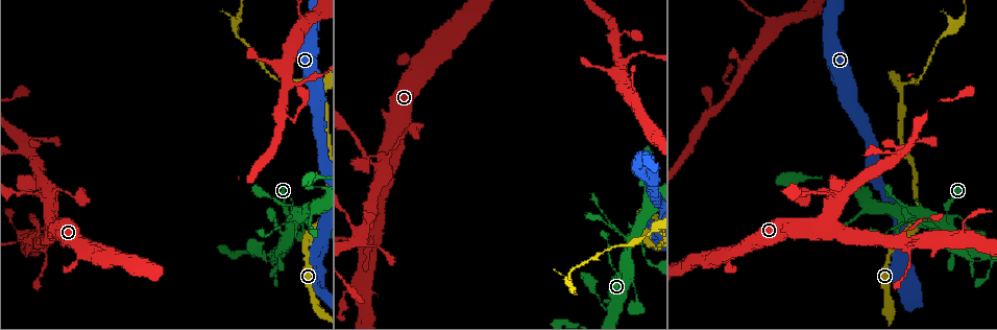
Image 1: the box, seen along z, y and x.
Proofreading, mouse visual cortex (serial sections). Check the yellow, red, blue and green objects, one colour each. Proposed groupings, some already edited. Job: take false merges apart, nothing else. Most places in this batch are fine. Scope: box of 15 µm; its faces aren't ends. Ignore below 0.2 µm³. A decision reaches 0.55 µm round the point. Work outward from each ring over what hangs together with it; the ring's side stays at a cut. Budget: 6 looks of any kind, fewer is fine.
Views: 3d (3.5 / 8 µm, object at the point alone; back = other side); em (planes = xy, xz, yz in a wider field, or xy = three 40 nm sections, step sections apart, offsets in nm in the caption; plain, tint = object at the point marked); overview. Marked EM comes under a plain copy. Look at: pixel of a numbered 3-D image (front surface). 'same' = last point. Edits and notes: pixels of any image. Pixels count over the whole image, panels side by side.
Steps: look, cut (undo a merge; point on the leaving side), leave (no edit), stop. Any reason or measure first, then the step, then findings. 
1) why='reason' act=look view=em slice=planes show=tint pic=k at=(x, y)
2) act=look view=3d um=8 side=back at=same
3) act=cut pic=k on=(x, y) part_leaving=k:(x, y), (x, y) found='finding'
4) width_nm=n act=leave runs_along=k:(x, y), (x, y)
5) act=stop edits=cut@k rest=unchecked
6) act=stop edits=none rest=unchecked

why='thin arm on a thick one' act=look view=3d um=3.5 pic=1 at=(628, 238)

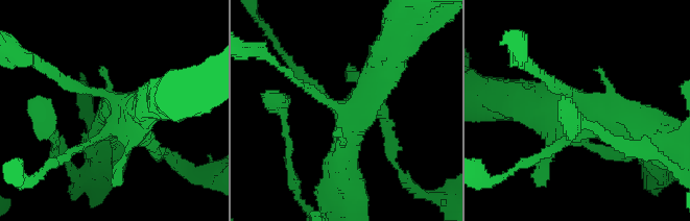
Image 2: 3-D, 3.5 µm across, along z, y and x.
why='now the EM' act=look view=em slice=xy step=5 show=tint pic=2 at=(357, 107)

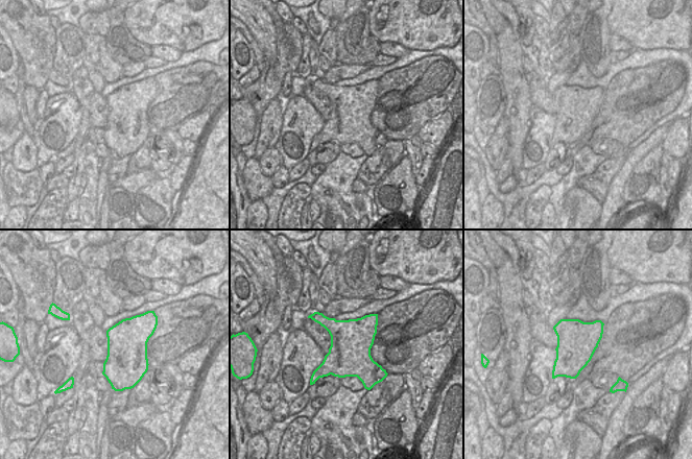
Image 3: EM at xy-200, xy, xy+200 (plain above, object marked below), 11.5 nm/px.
act=leave runs_along=2:(344, 173), (348, 131), (393, 51) found='one cell here'

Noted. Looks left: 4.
why='abrupt turn' act=look view=3d um=3.5 pic=1 at=(273, 259)

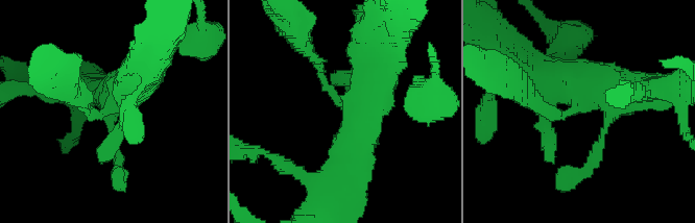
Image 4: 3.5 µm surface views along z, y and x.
act=look view=em slice=xy step=2 show=tint pic=4 at=(115, 106)

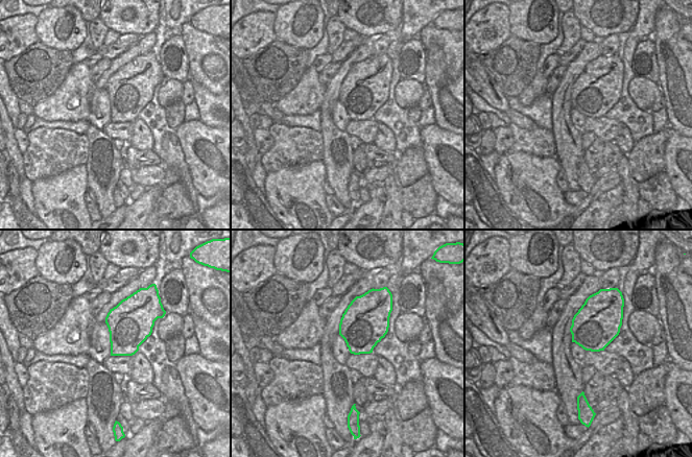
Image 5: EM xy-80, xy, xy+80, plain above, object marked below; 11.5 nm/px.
act=leave runs_along=4:(516, 72), (606, 89), (609, 117) found='one cell here'

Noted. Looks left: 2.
act=stop edits=none rest=unchecked

